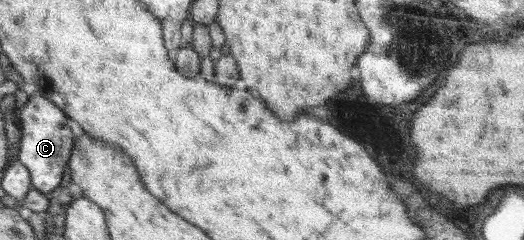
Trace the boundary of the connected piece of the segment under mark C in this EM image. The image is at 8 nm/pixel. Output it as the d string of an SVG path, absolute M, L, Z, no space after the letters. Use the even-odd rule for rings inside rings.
M31 93L21 107L20 122L22 137L18 143L20 163L26 166L31 177L31 187L44 194L56 189L62 181L62 173L71 159L72 131L66 115L49 98Z

